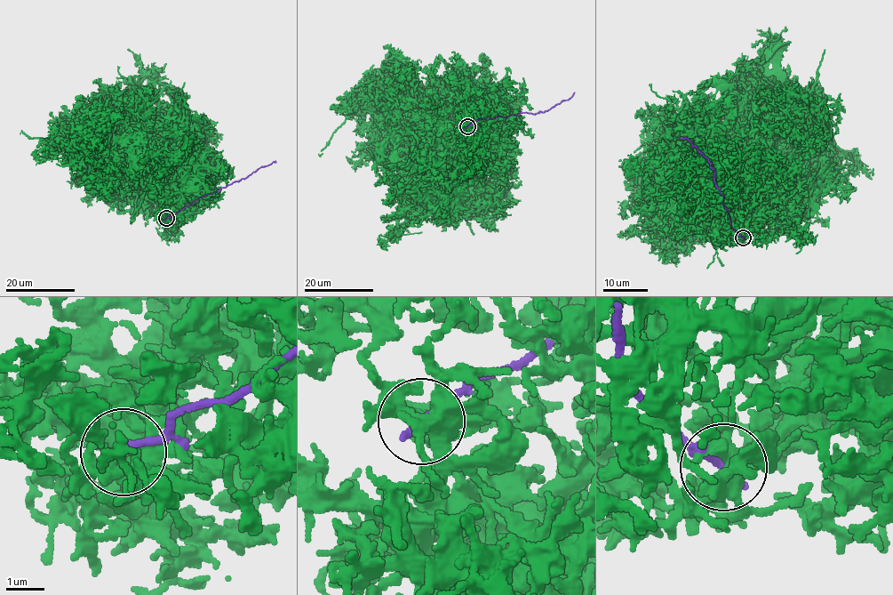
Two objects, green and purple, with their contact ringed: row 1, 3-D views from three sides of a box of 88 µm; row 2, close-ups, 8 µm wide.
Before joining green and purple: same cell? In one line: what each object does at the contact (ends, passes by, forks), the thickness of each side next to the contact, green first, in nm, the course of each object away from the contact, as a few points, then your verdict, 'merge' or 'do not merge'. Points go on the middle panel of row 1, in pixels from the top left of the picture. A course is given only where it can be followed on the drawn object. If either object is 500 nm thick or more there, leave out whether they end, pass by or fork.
green forks | purple ends | 480/240 nm | green via (466, 126), (466, 140), (458, 142), (441, 133), (434, 121) | purple via (467, 125), (480, 118), (545, 112), (574, 92) | do not merge

